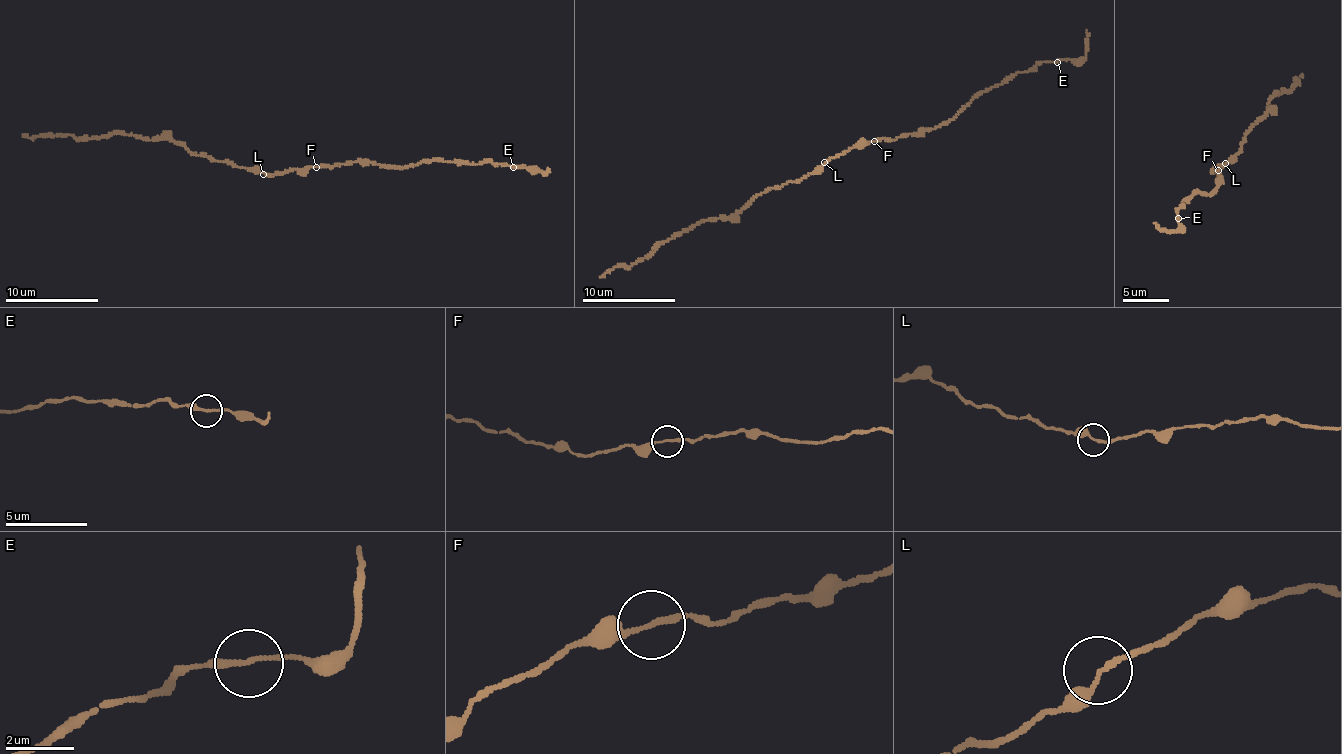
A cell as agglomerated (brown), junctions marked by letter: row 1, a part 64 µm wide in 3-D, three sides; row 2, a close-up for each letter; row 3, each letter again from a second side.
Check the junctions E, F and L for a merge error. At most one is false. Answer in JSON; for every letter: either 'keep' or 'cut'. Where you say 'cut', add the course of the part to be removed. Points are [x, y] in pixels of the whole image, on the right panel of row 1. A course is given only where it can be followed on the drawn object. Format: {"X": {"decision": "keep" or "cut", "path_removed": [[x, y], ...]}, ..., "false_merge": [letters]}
{"E": {"decision": "keep"}, "F": {"decision": "keep"}, "L": {"decision": "keep"}, "false_merge": []}

